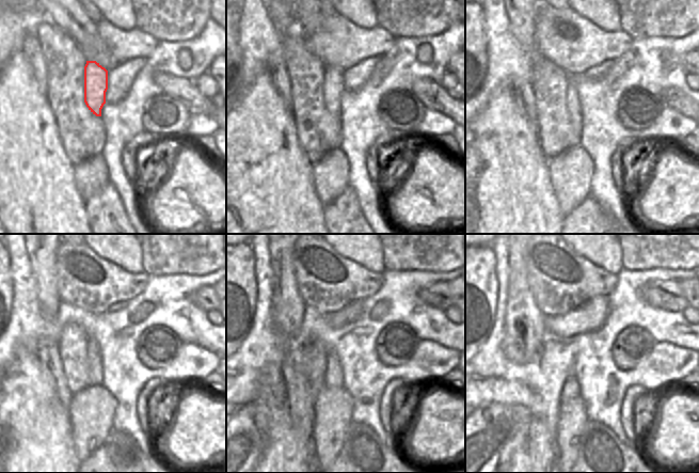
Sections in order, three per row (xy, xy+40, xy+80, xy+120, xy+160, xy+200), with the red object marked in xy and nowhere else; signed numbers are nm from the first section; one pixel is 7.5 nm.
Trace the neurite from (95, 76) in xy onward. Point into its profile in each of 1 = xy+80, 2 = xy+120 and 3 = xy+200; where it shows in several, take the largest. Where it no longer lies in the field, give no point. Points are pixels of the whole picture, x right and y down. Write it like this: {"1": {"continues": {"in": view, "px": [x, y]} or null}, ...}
{"1": {"continues": {"in": "xy+80", "px": [573, 108]}}, "2": {"continues": {"in": "xy+120", "px": [95, 371]}}, "3": {"continues": {"in": "xy+200", "px": [571, 388]}}}

